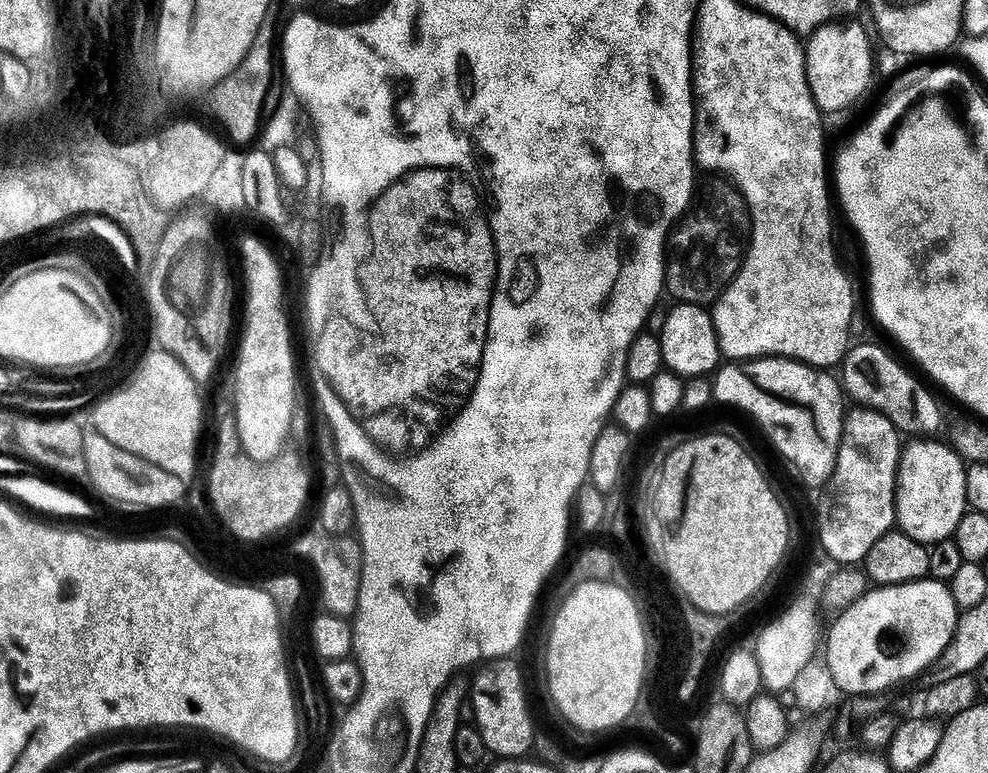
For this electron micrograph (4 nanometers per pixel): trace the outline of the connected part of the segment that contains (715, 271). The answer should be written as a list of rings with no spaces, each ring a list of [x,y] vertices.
[[[708,178],[705,184],[703,181],[698,188],[698,199],[671,233],[670,243],[666,248],[667,295],[672,295],[673,301],[696,304],[700,308],[715,305],[740,273],[740,265],[748,251],[751,231],[752,217],[748,214],[748,204],[739,188],[723,178]]]

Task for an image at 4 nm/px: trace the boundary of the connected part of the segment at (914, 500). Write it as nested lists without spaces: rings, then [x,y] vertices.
[[[916,438],[903,445],[900,453],[900,465],[896,471],[896,523],[899,531],[920,544],[935,546],[944,540],[951,540],[962,522],[964,513],[969,511],[968,482],[969,469],[955,447],[939,444],[936,438]]]

